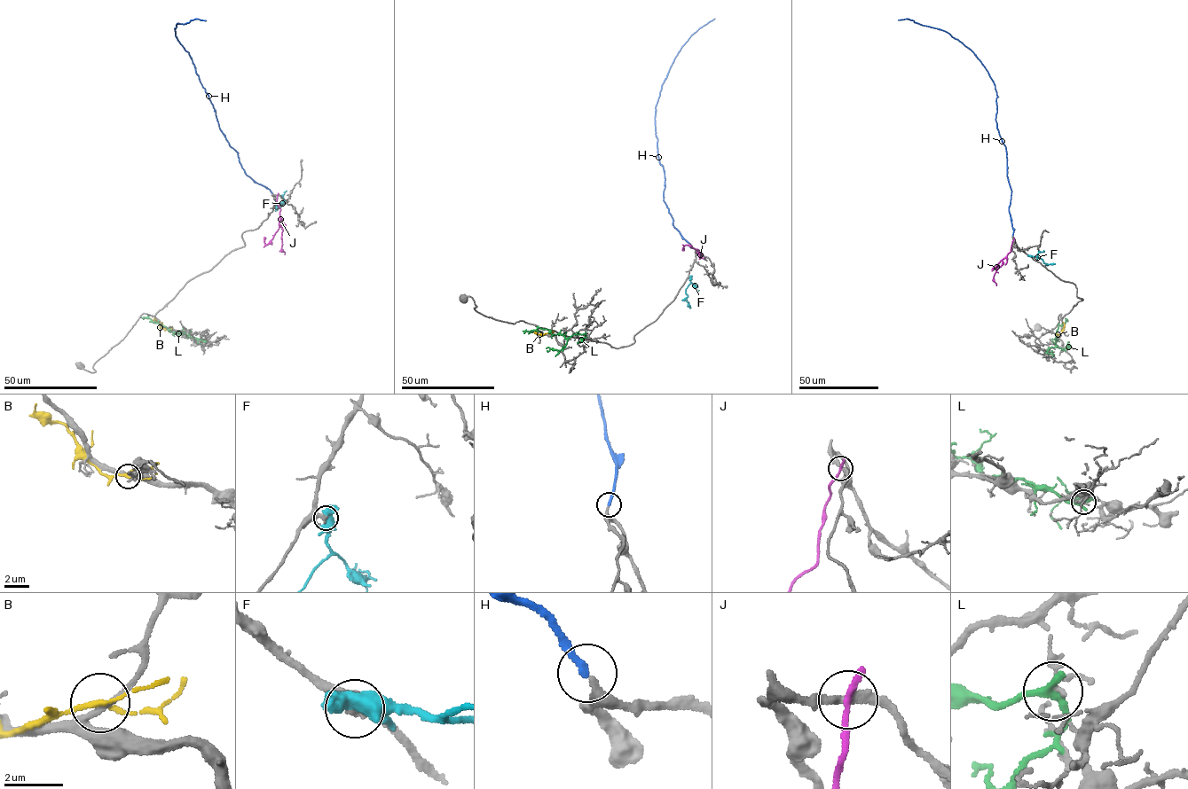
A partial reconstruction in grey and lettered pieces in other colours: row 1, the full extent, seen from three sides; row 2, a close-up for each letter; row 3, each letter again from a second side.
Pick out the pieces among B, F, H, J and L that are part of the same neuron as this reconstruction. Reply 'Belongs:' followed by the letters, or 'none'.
Belongs: H

